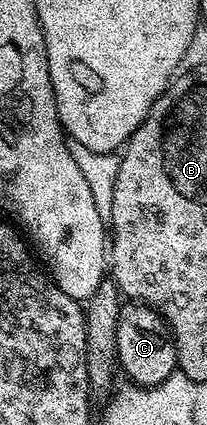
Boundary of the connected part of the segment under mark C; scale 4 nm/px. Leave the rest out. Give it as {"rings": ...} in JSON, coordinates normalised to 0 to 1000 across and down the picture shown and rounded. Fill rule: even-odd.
{"rings":[[[609,708],[585,715],[570,791],[556,802],[565,861],[609,871],[633,904],[671,911],[749,911],[816,882],[845,880],[860,833],[802,753],[744,729],[739,720],[681,708]]]}

